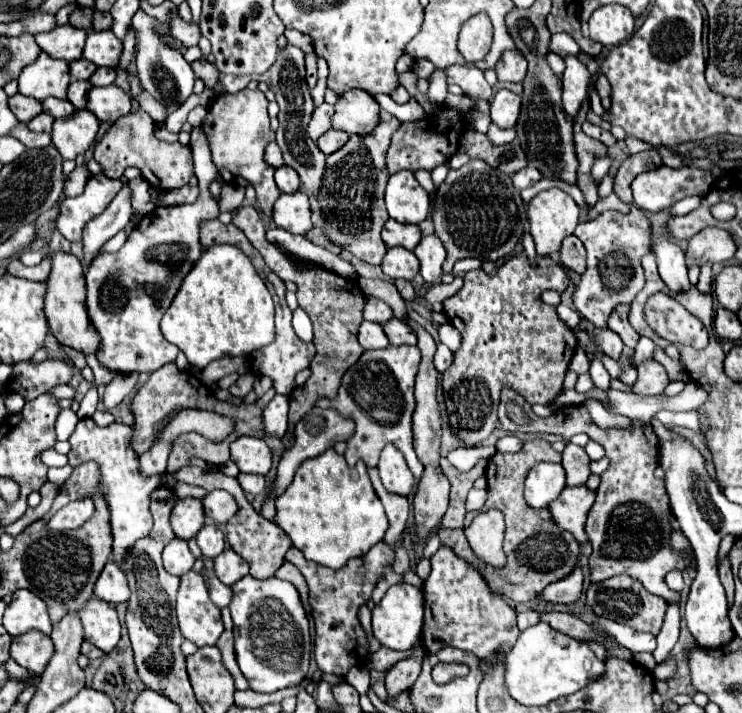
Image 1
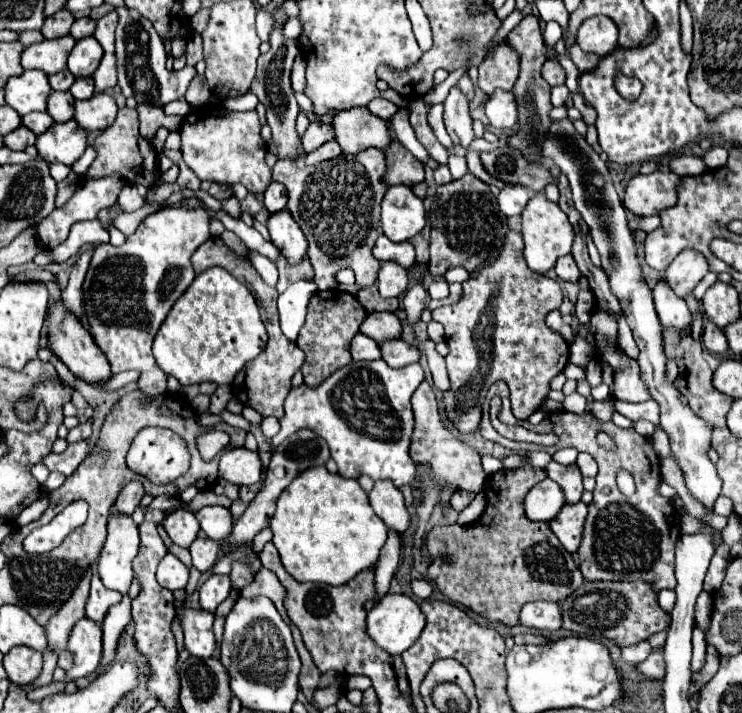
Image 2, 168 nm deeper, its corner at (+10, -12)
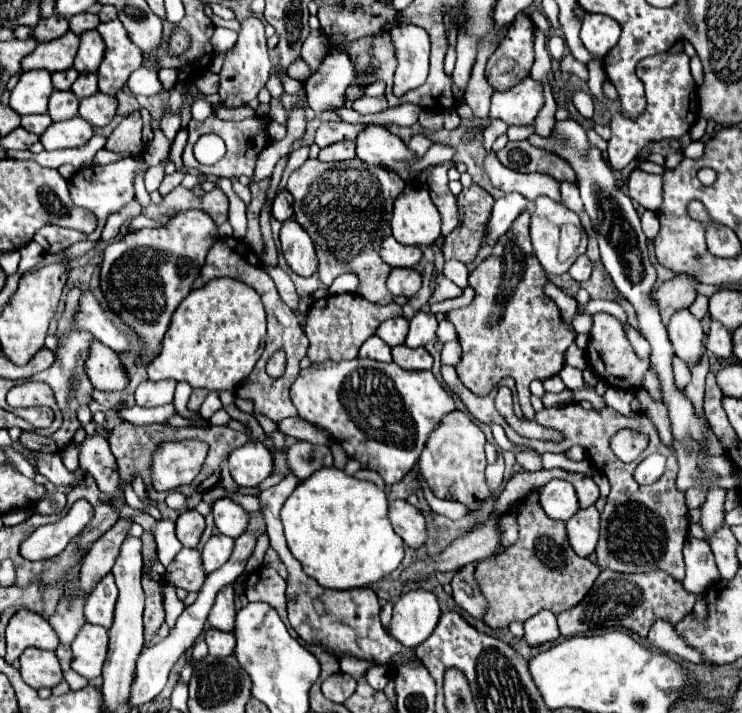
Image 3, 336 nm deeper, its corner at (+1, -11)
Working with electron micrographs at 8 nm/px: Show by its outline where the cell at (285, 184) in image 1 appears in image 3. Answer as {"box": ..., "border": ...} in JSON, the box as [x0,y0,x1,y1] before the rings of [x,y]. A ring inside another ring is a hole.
{"box":[271,189,293,221],"border":[[[283,189],[283,191],[277,193],[277,197],[273,201],[271,213],[279,221],[285,221],[285,219],[293,217],[293,199],[291,199],[291,193],[287,189]]]}

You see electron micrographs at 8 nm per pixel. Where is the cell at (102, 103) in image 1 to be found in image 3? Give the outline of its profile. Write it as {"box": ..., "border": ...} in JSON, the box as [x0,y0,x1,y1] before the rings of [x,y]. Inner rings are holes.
{"box":[79,93,117,127],"border":[[[95,93],[91,97],[81,99],[79,105],[79,115],[89,121],[93,127],[105,127],[117,113],[117,99],[103,95],[103,93]]]}

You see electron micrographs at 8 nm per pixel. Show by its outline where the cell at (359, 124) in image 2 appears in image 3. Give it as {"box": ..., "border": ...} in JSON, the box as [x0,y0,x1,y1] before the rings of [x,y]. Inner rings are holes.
{"box":[355,125,455,179],"border":[[[367,125],[355,139],[355,145],[357,145],[357,157],[369,165],[379,165],[379,167],[385,167],[385,169],[391,169],[391,171],[397,171],[403,179],[407,179],[407,175],[417,175],[421,173],[423,169],[427,169],[429,165],[439,165],[439,163],[447,163],[453,159],[455,151],[451,147],[445,147],[445,145],[433,145],[421,159],[417,159],[409,149],[407,145],[397,137],[393,135],[387,127],[381,127],[381,125]]]}

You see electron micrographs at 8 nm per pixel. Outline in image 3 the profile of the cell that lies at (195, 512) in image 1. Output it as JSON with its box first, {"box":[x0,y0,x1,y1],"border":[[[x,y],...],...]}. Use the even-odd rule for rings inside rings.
{"box":[175,509,205,547],"border":[[[195,509],[185,511],[179,515],[179,519],[175,521],[175,531],[177,531],[177,539],[185,545],[185,547],[197,547],[201,533],[205,531],[205,517],[201,513],[197,513]]]}

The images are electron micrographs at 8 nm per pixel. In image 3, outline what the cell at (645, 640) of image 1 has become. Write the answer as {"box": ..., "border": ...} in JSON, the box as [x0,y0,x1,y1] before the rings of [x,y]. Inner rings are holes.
{"box":[647,621,701,663],"border":[[[655,621],[653,627],[649,629],[649,635],[647,635],[647,641],[651,643],[651,647],[655,647],[657,651],[661,653],[675,653],[691,663],[701,663],[701,653],[697,653],[695,649],[687,647],[685,641],[675,633],[675,627],[667,621]]]}

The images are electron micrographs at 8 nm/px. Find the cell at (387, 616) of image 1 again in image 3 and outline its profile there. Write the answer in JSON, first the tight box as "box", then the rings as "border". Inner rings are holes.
{"box":[389,589,439,647],"border":[[[423,589],[409,591],[401,595],[401,599],[393,605],[389,633],[399,643],[407,647],[417,647],[433,633],[439,615],[439,603],[433,593]]]}

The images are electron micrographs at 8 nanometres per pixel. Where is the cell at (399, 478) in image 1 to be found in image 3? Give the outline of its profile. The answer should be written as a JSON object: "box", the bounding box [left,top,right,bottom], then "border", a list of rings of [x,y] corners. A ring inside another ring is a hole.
{"box":[389,499,427,547],"border":[[[391,499],[389,501],[389,521],[391,521],[395,533],[409,547],[421,547],[425,543],[425,539],[427,539],[425,517],[409,501]]]}

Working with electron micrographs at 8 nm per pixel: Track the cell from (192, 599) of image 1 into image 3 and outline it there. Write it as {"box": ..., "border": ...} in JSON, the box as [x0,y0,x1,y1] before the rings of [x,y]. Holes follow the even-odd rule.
{"box":[205,629,235,657],"border":[[[207,629],[205,631],[205,643],[209,645],[209,655],[227,657],[235,649],[235,635],[219,631],[219,629]]]}

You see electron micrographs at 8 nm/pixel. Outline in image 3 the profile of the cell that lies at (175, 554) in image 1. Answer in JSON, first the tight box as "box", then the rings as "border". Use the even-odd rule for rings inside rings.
{"box":[165,549,207,591],"border":[[[181,549],[165,573],[165,581],[185,591],[199,591],[205,577],[207,573],[201,565],[201,553],[197,549]]]}

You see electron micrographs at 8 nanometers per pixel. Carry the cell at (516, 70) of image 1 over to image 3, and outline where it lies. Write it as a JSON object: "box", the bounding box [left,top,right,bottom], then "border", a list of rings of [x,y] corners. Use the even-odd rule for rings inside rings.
{"box":[487,13,533,91],"border":[[[521,13],[509,27],[505,39],[487,61],[487,81],[495,91],[511,89],[521,79],[529,77],[533,65],[533,21]]]}

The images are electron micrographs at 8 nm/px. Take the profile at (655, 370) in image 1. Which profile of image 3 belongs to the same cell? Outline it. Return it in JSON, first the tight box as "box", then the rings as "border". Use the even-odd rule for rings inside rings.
{"box":[585,313,649,391],"border":[[[595,313],[593,315],[593,329],[591,329],[591,335],[589,335],[589,345],[585,349],[585,355],[587,355],[589,365],[595,369],[595,373],[599,377],[603,377],[605,381],[615,383],[615,387],[627,389],[627,391],[643,387],[643,377],[649,369],[649,361],[639,359],[633,353],[629,341],[625,339],[621,323],[613,315],[607,315],[607,313]]]}

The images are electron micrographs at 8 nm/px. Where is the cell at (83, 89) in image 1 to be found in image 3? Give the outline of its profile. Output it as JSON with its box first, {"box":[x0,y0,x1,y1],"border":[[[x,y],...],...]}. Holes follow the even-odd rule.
{"box":[49,91,79,121],"border":[[[53,91],[49,99],[49,115],[53,121],[73,119],[79,111],[79,99],[73,91]]]}

